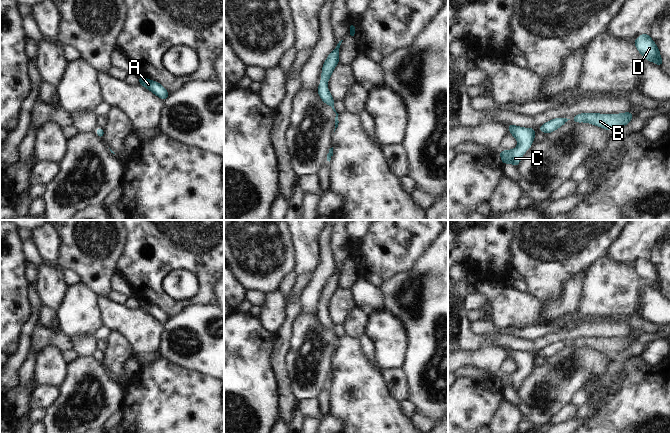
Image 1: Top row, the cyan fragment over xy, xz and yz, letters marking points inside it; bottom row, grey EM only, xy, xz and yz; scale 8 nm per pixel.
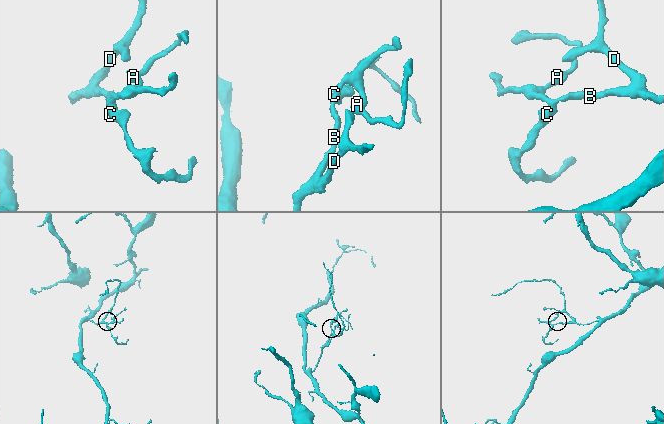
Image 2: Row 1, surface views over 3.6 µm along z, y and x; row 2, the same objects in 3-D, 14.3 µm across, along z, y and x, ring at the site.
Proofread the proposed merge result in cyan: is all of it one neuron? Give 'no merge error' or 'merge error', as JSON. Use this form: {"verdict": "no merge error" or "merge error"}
{"verdict": "no merge error"}

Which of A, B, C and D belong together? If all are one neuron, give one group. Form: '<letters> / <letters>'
A B C D

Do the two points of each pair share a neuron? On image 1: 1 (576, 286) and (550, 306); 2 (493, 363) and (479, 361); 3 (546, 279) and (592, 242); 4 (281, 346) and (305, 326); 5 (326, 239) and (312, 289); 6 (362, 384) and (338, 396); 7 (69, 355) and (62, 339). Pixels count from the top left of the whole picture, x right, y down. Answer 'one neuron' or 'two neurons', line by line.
1: one neuron
2: one neuron
3: one neuron
4: two neurons
5: one neuron
6: one neuron
7: two neurons

